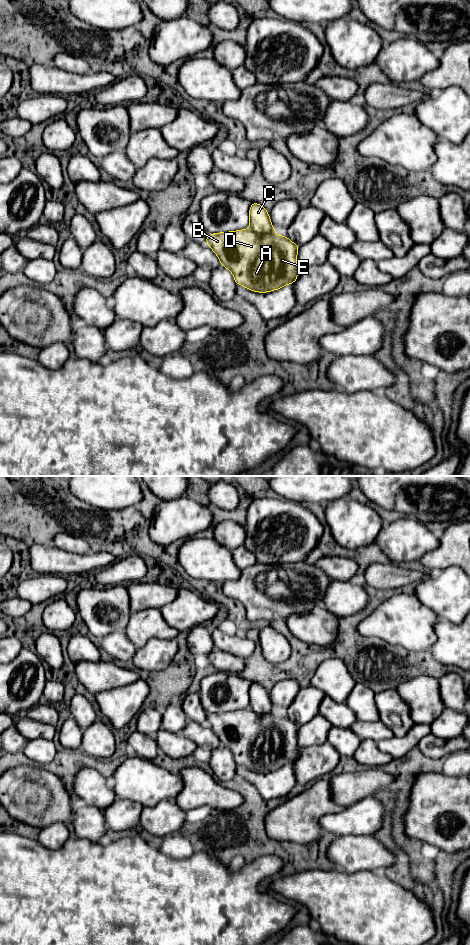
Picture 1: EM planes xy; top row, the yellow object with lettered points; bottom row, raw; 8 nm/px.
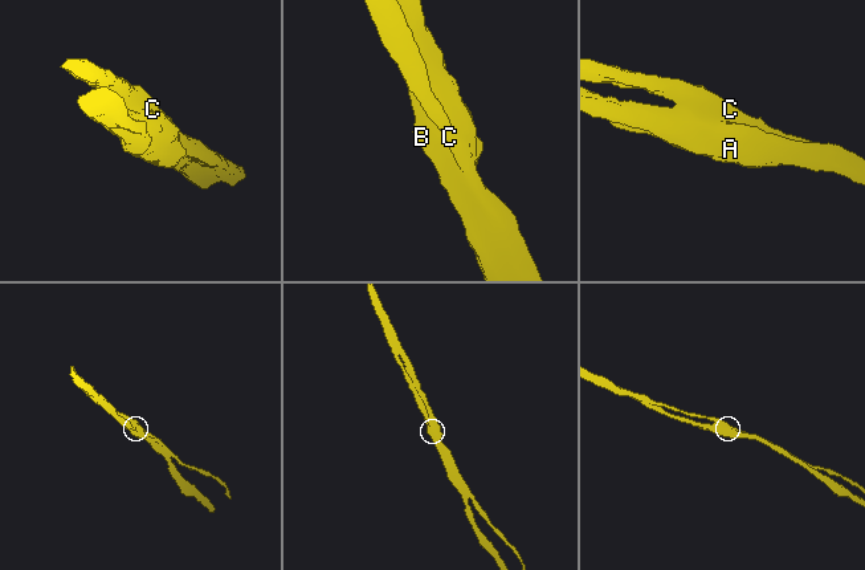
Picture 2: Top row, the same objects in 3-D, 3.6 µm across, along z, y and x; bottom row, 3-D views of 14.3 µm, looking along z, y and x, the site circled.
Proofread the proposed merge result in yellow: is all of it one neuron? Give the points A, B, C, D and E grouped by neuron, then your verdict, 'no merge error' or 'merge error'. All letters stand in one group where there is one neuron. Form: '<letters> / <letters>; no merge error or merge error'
A B D E / C; merge error

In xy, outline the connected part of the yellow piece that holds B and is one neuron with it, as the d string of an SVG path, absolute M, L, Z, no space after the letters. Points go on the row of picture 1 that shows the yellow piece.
M250 228L207 234L206 244L216 254L220 264L232 273L237 285L253 292L267 293L293 284L298 278L299 245L288 236L278 235L275 229L267 234L256 234Z

